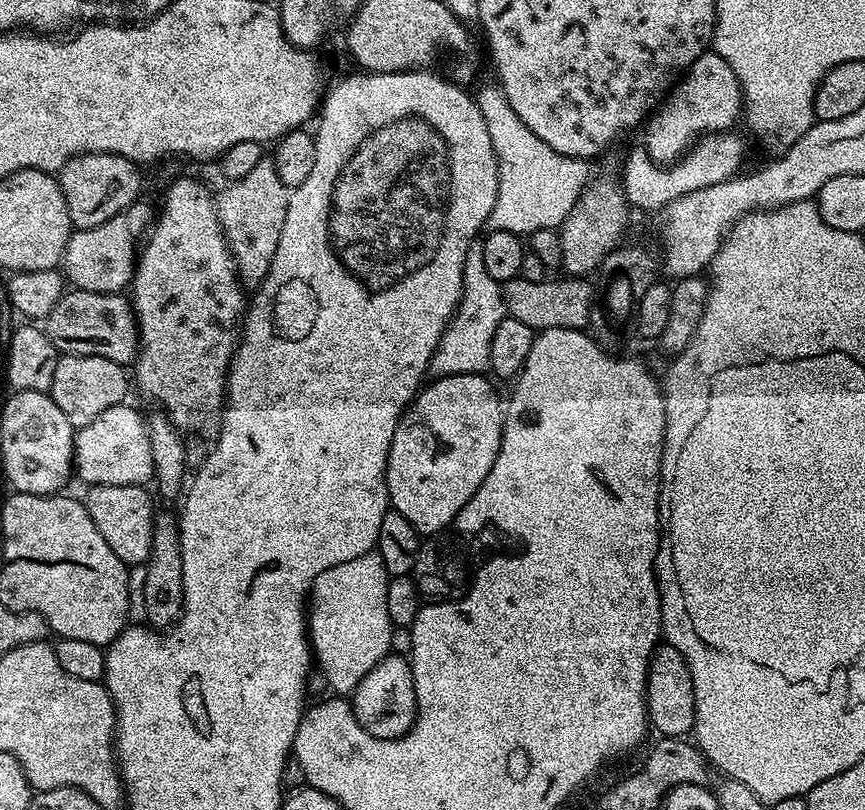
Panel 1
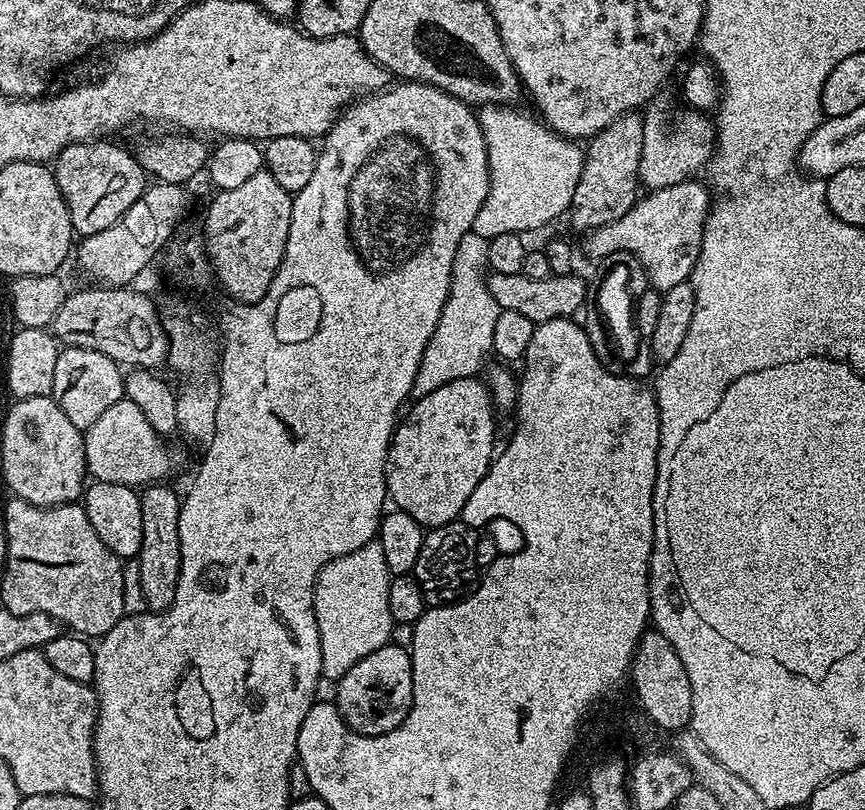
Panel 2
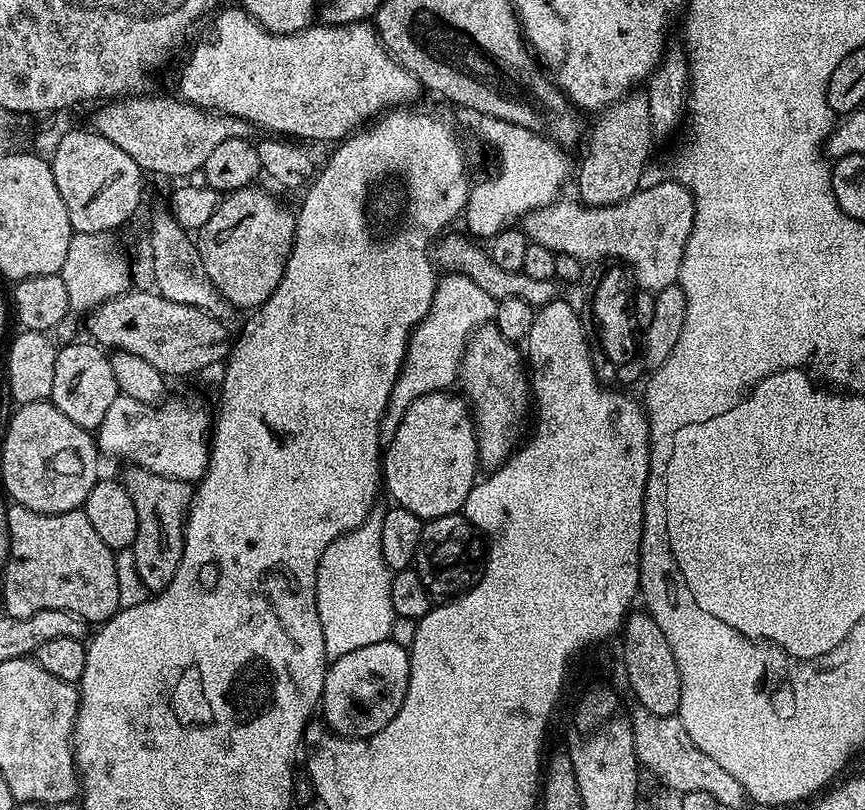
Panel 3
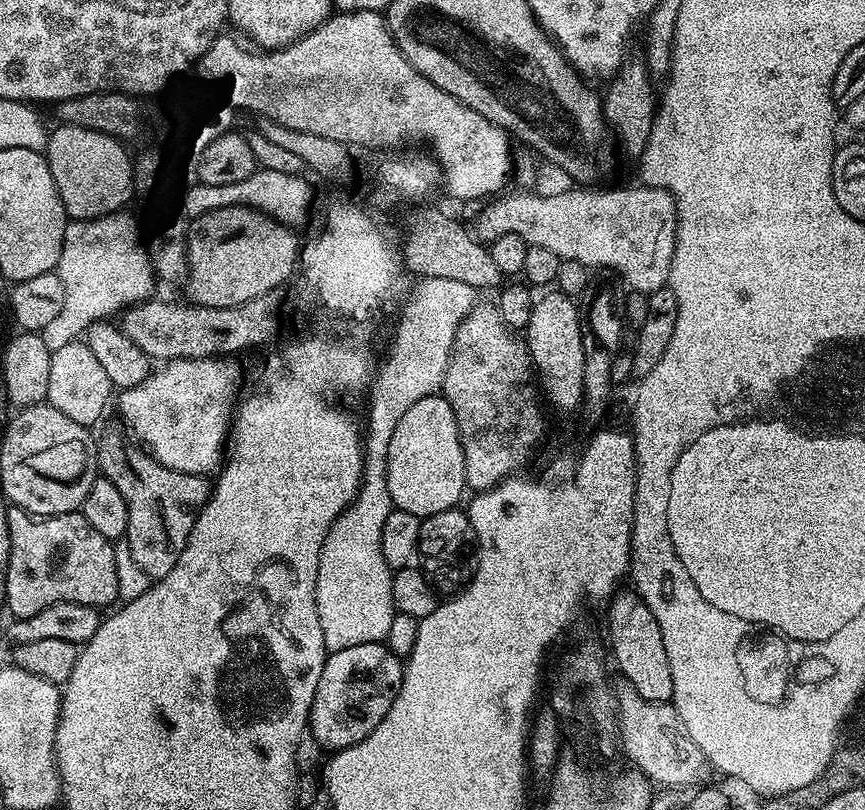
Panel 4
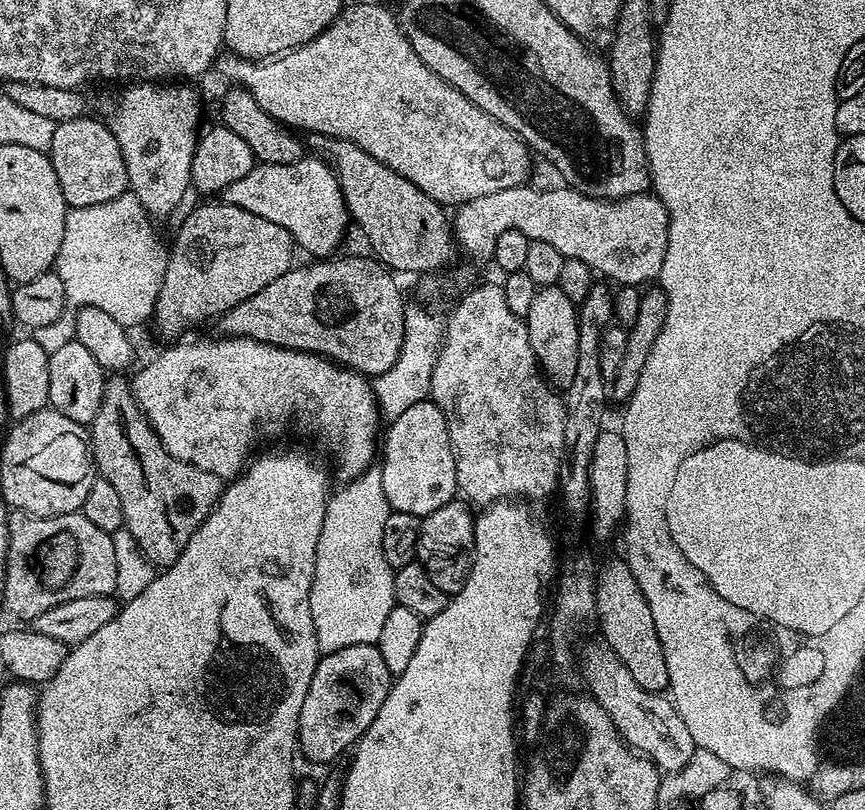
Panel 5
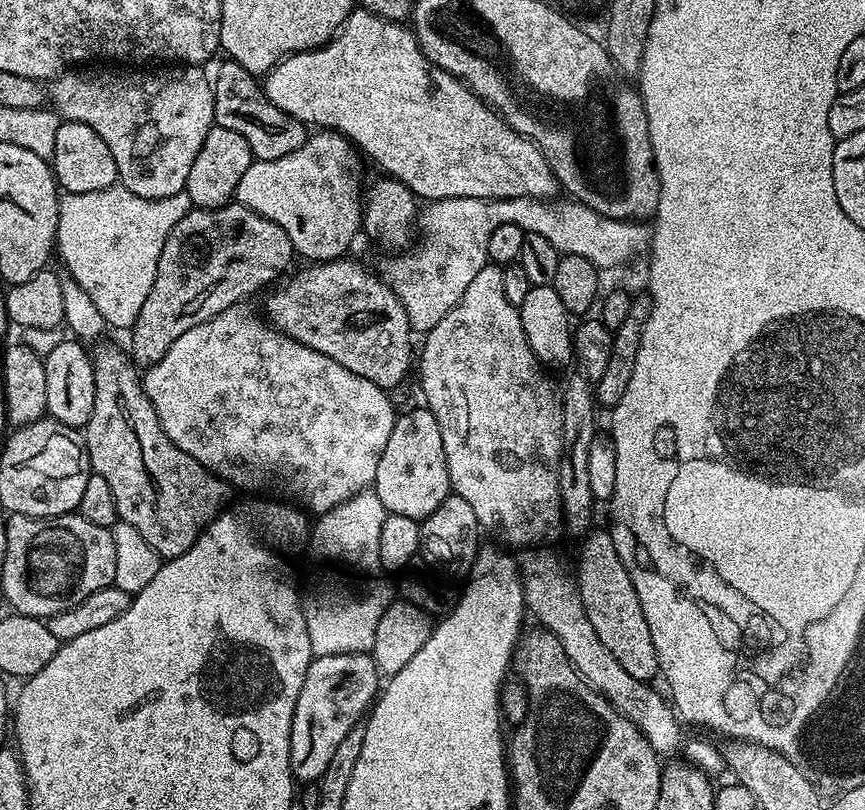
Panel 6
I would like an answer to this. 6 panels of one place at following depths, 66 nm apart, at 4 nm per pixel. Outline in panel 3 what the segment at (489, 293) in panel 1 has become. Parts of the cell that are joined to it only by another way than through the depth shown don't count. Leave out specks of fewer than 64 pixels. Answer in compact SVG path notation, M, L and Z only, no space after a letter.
M445 273L437 281L431 308L408 340L407 356L384 411L380 423L383 441L392 439L403 415L418 398L447 391L452 386L450 384L457 381L465 346L476 332L495 319L497 303L486 290L479 289L470 278L460 273Z

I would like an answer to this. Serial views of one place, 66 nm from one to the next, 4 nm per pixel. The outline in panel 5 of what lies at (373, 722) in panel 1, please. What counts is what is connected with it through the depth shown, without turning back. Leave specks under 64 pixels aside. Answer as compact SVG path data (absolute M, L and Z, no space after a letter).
M374 644L346 646L346 650L321 655L314 678L310 678L310 690L306 690L306 702L302 702L298 722L298 748L302 756L304 752L305 758L314 763L328 764L344 751L347 753L370 722L378 718L378 710L382 710L382 702L386 702L393 683L392 672L386 670L386 662L382 662L382 654Z

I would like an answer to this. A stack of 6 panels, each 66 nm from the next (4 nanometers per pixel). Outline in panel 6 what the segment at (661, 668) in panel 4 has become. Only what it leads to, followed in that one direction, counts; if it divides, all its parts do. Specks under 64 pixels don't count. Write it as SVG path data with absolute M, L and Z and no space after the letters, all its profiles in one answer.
M589 531L582 540L584 553L574 571L578 599L586 610L586 618L590 618L590 626L594 626L594 634L598 634L602 646L618 658L618 666L622 666L630 678L655 681L660 670L658 654L654 650L654 641L650 639L650 626L646 626L646 614L642 614L642 602L638 602L638 590L634 590L634 582L630 582L622 558L618 558L611 531L596 531Z

